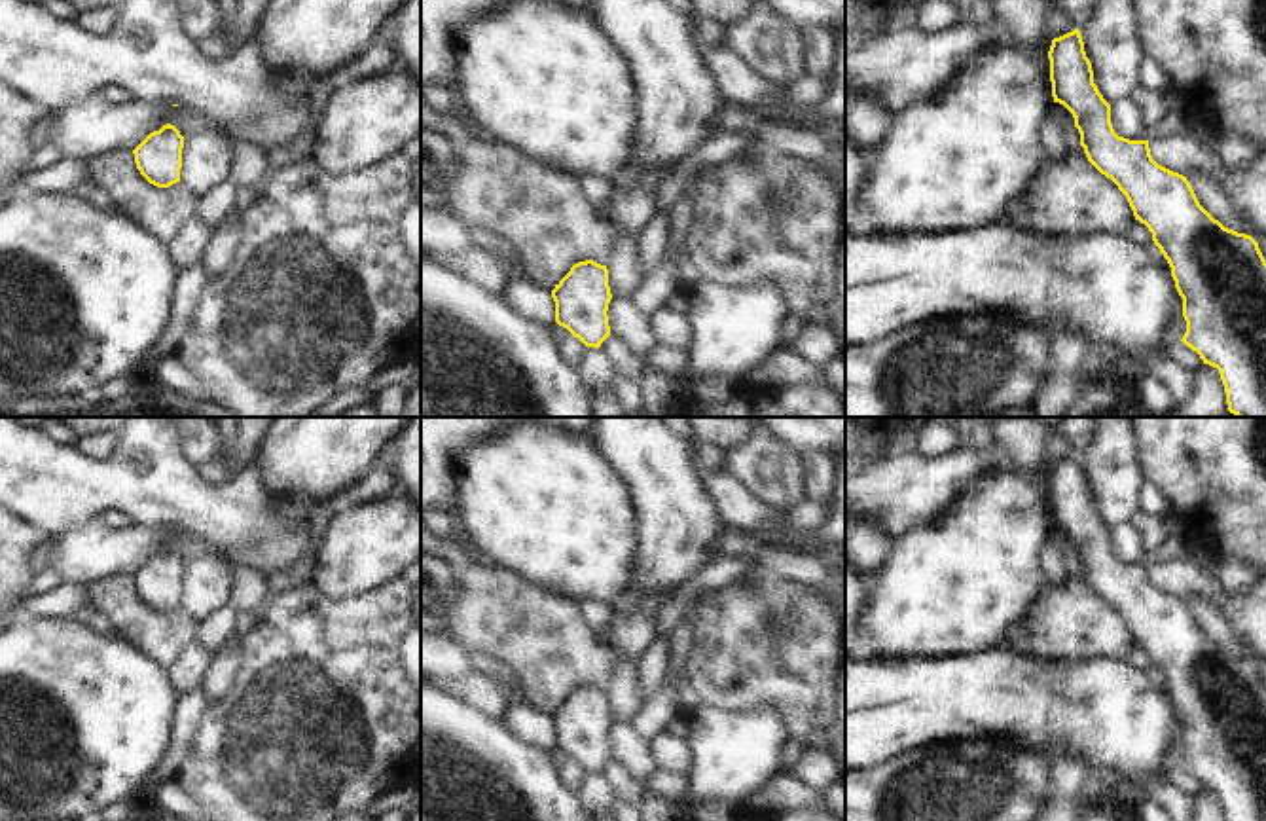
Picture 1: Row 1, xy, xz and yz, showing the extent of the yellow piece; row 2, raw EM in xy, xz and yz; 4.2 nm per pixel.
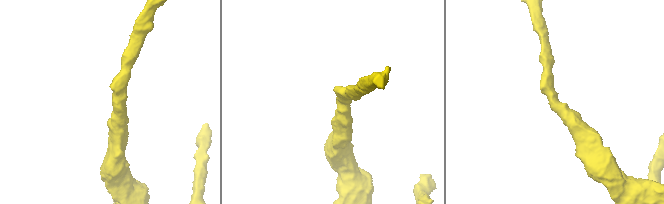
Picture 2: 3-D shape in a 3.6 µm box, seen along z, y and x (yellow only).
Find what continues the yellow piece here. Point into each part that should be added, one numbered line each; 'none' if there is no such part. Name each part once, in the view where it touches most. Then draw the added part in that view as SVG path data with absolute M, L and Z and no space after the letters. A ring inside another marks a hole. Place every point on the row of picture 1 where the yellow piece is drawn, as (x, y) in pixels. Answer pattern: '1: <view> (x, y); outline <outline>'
none

